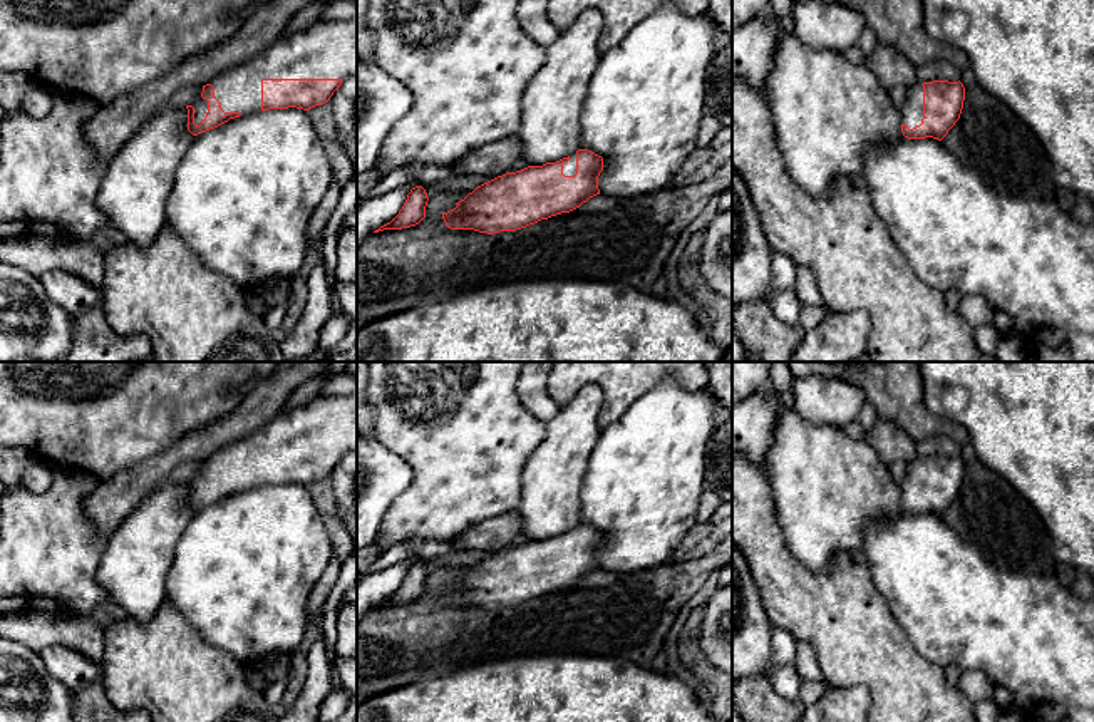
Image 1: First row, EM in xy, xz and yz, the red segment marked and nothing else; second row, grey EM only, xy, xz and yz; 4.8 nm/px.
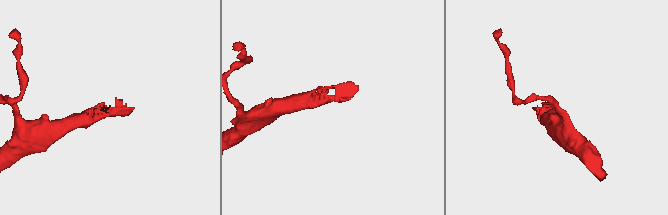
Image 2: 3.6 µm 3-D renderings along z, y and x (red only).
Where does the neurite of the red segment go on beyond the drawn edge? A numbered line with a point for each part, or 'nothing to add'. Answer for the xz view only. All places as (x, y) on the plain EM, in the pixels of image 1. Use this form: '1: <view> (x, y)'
1: xz (568, 543)

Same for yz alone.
1: yz (912, 484)

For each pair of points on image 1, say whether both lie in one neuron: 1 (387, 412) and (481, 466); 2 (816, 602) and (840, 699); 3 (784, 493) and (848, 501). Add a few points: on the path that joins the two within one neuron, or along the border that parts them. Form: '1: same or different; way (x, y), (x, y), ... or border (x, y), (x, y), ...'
1: same; way (411, 426), (443, 428), (458, 443)
2: different; border (830, 684), (861, 685), (872, 702)
3: same; way (799, 493), (833, 493)

